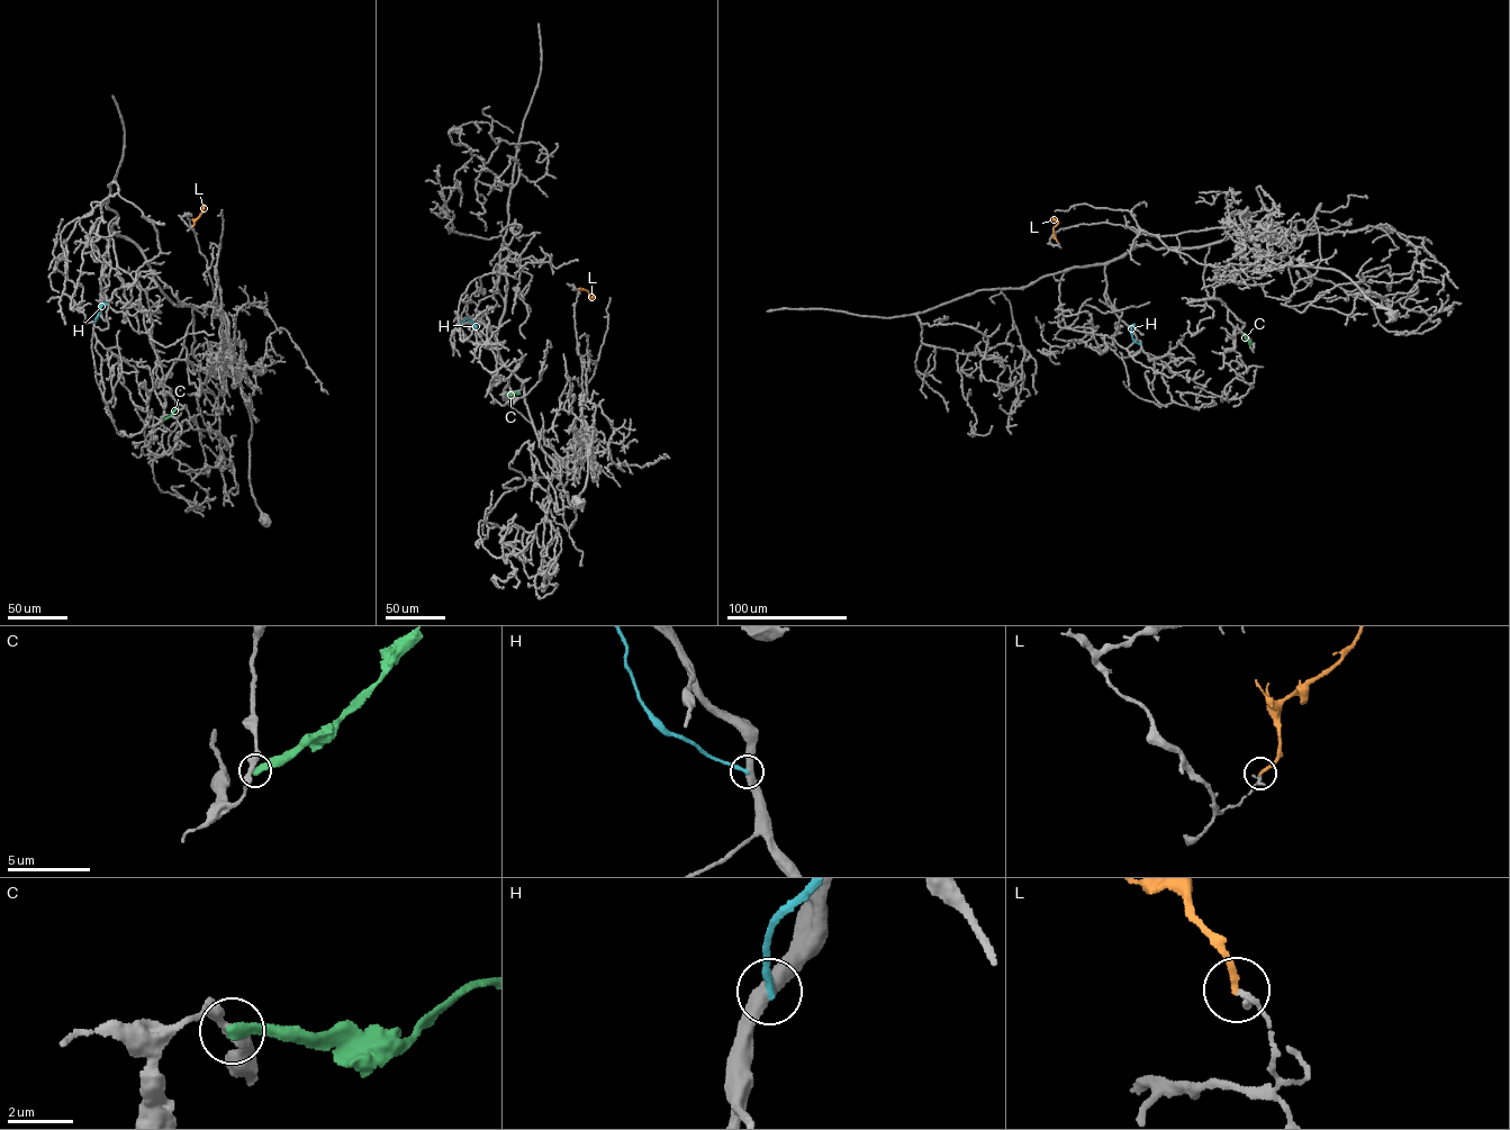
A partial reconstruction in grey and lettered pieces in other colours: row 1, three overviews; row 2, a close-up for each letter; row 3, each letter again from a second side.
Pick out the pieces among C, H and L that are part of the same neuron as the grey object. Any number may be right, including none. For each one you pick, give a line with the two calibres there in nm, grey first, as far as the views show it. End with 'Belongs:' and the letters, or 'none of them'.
Belongs: none of them

